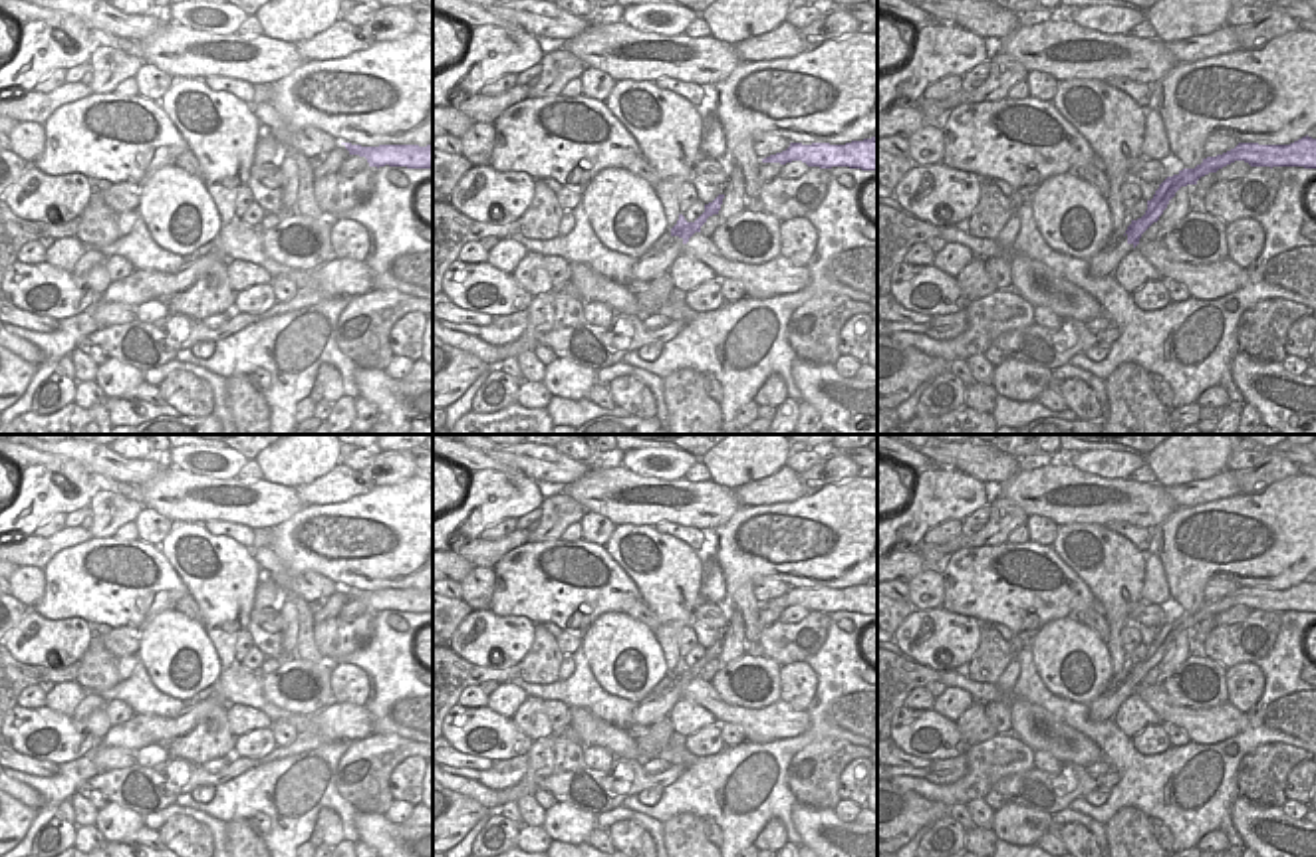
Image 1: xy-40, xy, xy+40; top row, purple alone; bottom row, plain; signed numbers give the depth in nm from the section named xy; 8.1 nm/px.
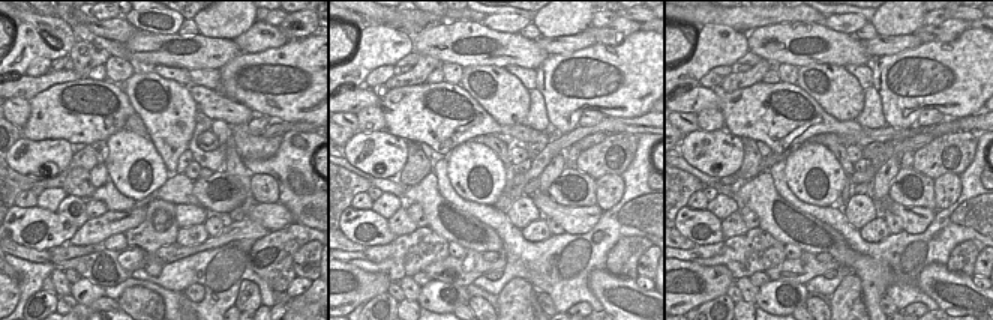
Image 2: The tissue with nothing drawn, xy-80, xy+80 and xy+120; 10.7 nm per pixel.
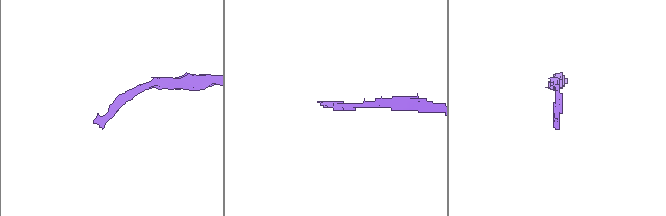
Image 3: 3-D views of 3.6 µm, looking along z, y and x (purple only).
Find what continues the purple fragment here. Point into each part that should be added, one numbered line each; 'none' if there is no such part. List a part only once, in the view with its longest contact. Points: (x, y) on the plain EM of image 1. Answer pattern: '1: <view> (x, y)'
1: xy+40 (1104, 707)

